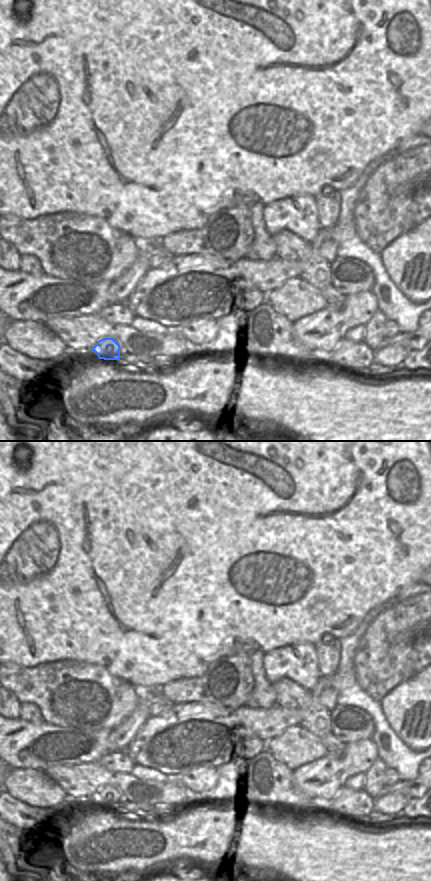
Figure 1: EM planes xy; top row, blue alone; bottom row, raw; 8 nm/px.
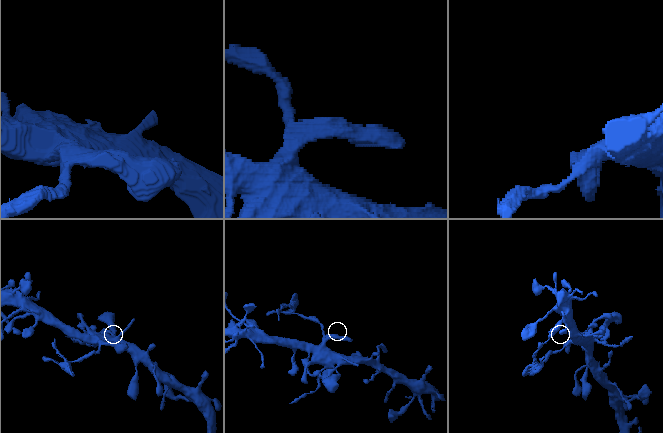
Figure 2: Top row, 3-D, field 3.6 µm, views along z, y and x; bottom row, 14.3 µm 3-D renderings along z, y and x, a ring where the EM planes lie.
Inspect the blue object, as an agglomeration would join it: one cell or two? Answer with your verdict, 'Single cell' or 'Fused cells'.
Fused cells

